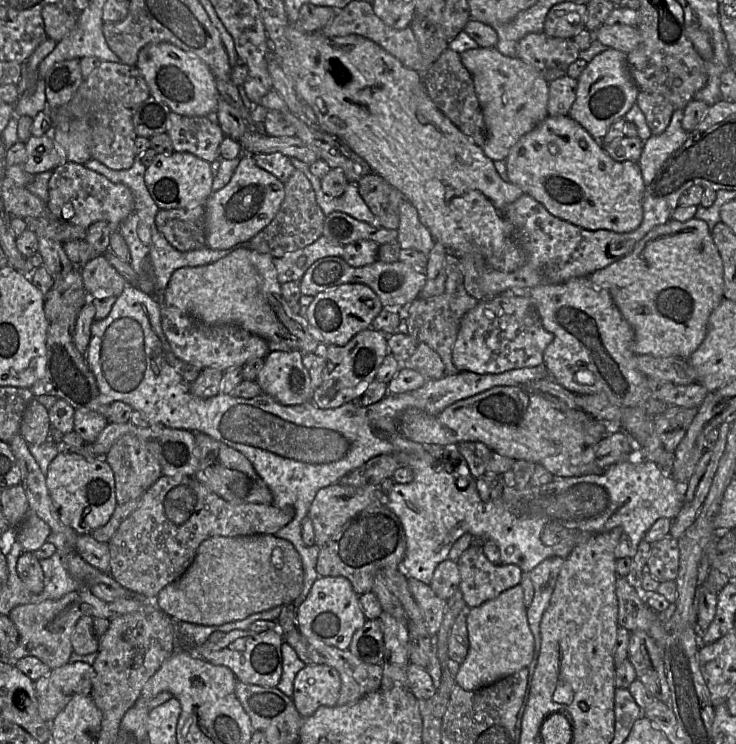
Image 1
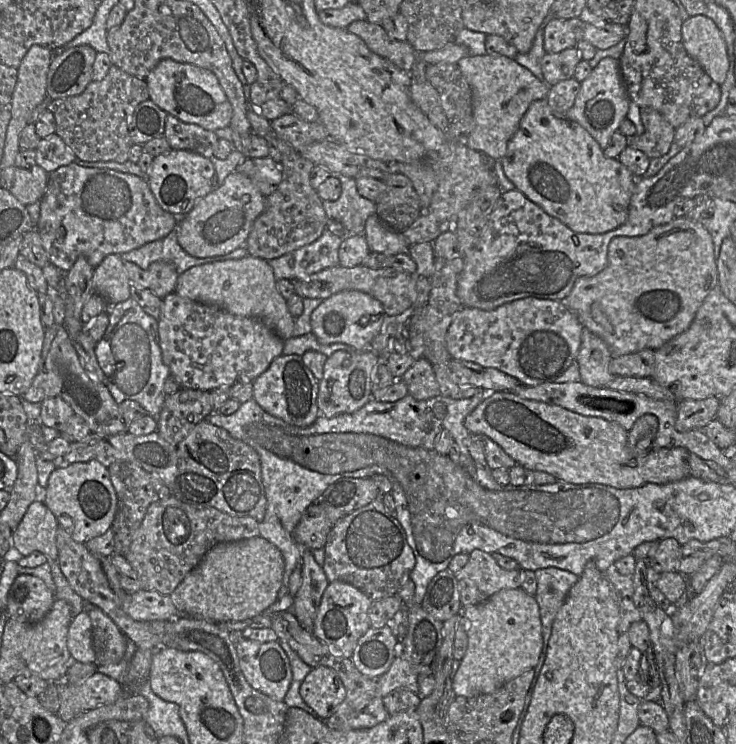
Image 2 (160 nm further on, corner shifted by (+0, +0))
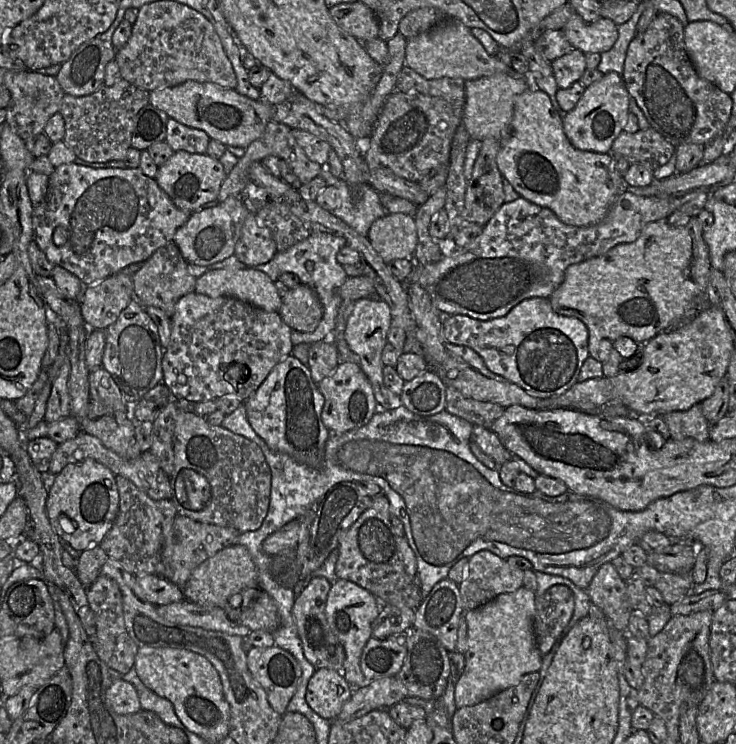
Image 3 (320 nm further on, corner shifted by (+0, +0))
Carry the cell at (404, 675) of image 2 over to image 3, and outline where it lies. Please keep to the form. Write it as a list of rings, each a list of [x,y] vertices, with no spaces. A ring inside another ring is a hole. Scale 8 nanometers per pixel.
[[[397,676],[374,680],[354,689],[336,719],[348,722],[360,718],[372,710],[389,709],[407,697],[407,689]]]

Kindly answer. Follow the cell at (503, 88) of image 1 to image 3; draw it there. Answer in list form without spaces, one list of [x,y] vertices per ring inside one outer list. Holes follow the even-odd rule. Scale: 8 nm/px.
[[[507,72],[497,73],[465,81],[466,104],[462,124],[468,131],[471,140],[484,140],[492,137],[500,142],[507,138],[507,127],[511,122],[515,100],[529,89],[529,79],[514,78]]]

